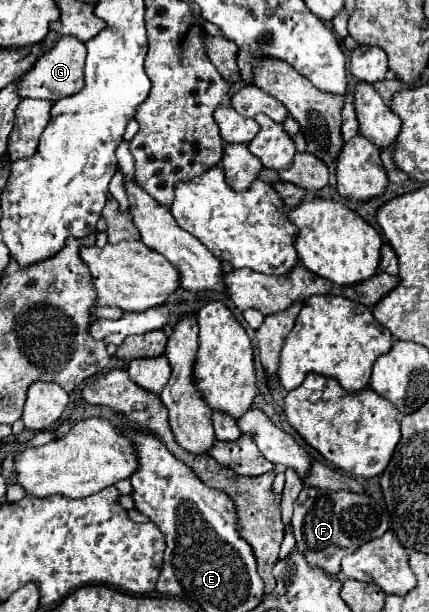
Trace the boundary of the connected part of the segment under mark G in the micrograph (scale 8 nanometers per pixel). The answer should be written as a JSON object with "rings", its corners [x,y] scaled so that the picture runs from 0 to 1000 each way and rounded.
{"rings":[[[142,60],[133,74],[96,90],[77,106],[72,119],[58,119],[44,132],[44,155],[77,162],[114,162],[138,165],[147,158],[175,155],[193,145],[193,106],[198,106],[198,70],[179,60]]]}

